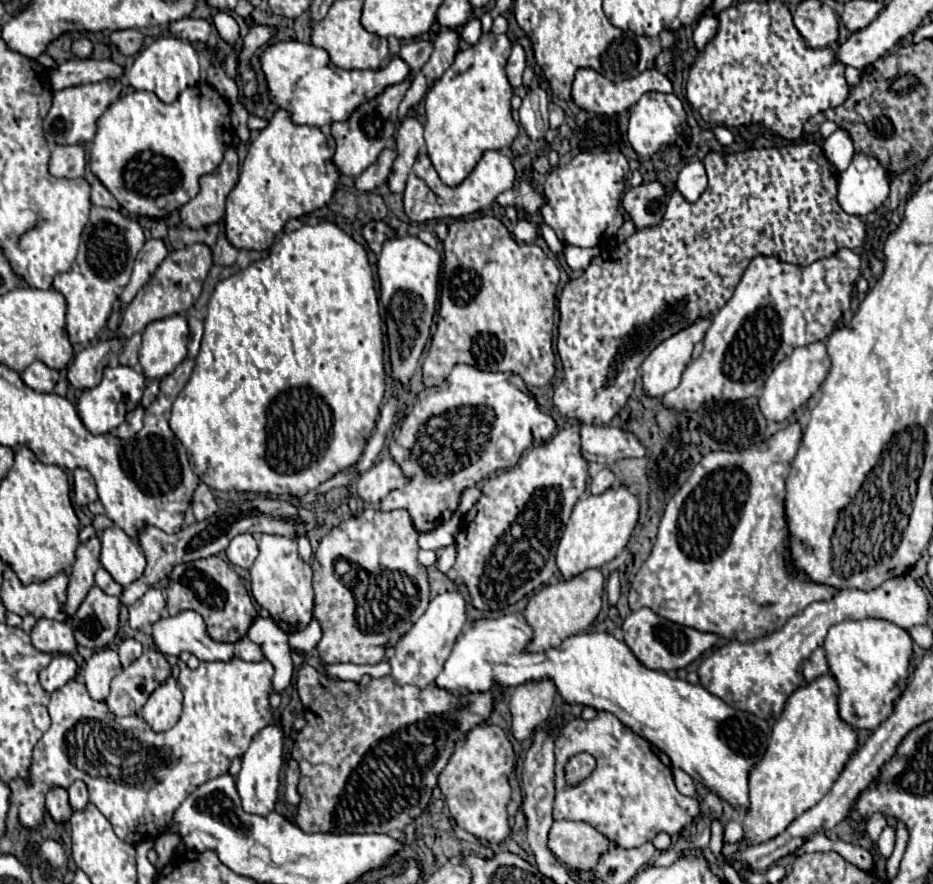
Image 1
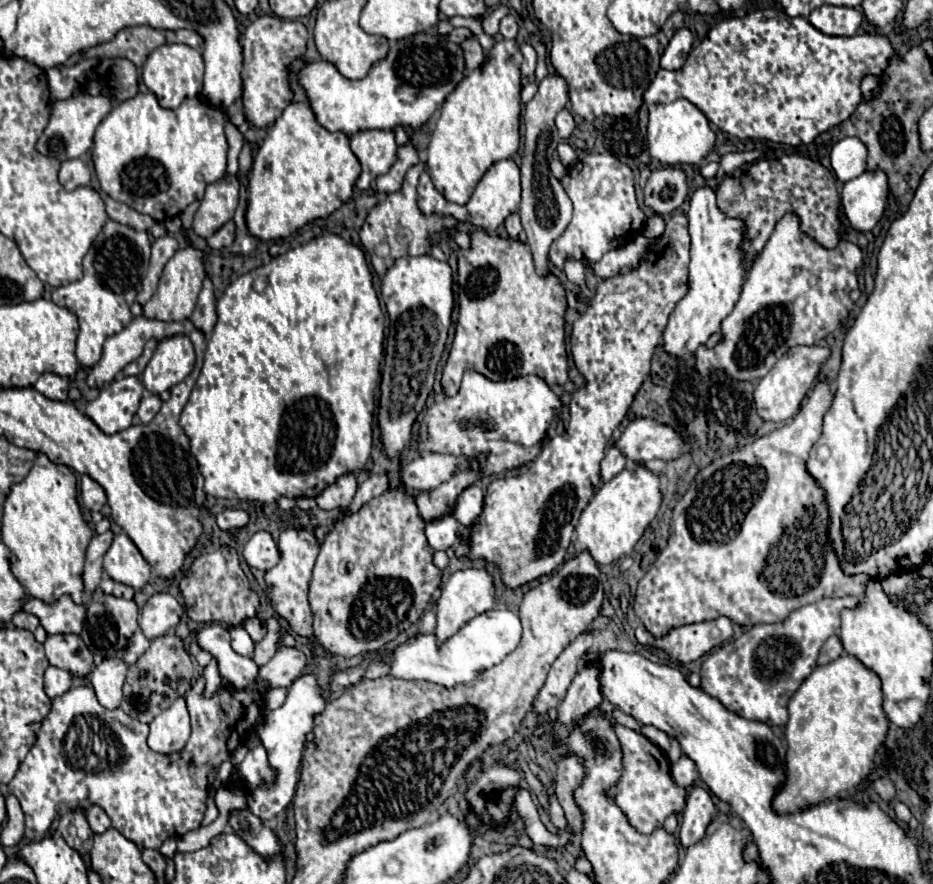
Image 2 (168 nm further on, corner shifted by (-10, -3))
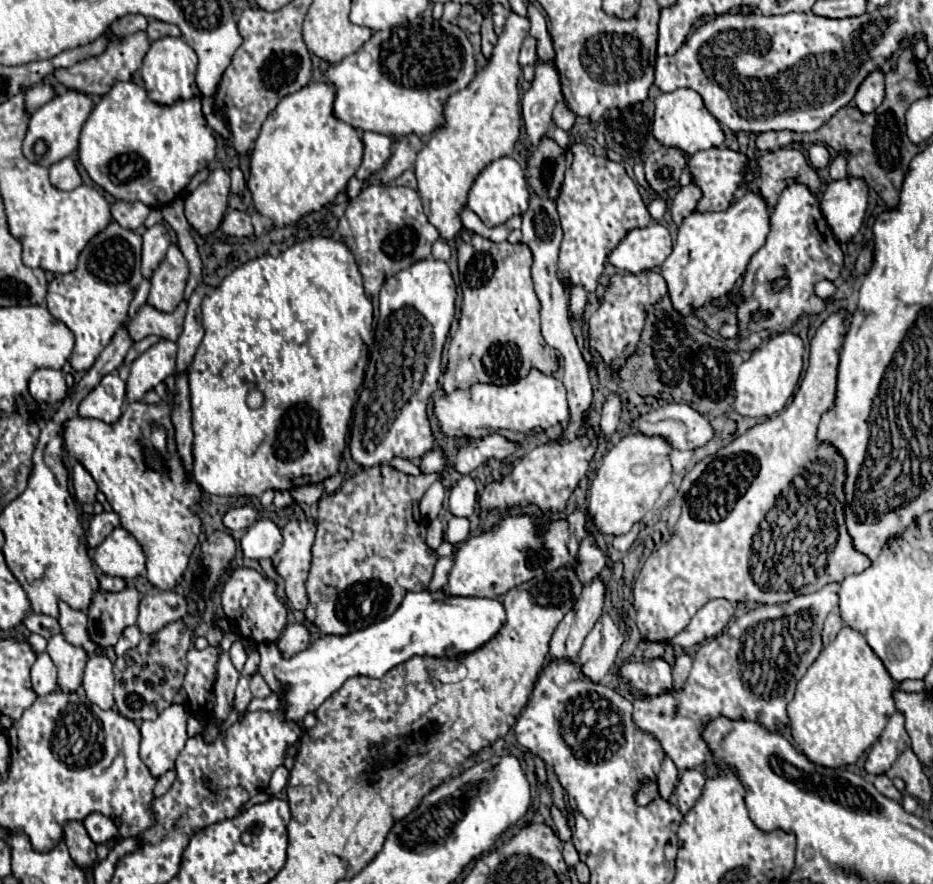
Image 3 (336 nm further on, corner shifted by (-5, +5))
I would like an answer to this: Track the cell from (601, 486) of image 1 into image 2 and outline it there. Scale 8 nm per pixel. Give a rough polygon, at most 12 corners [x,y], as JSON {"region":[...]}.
{"region":[[608,446],[602,460],[602,480],[610,482],[626,468],[618,448]]}

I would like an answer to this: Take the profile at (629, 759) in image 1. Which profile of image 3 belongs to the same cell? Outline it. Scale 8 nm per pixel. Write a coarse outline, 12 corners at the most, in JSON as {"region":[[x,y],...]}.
{"region":[[643,782],[637,792],[639,804],[649,804],[657,796],[655,782]]}

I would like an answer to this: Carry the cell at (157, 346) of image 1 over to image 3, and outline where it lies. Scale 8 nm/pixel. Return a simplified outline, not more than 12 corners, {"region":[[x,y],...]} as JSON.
{"region":[[161,340],[143,352],[127,378],[139,402],[175,374],[177,344]]}

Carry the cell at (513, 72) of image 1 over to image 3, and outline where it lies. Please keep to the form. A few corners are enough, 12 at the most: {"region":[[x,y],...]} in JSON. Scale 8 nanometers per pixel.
{"region":[[525,38],[519,62],[537,64],[537,40]]}

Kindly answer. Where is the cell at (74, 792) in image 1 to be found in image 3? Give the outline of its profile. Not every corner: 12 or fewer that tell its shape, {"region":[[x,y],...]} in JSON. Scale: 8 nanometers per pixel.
{"region":[[97,812],[83,820],[95,844],[117,834],[113,820]]}

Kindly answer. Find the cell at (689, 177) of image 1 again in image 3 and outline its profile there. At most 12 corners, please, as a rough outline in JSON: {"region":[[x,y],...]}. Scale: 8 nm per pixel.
{"region":[[747,190],[693,212],[661,266],[675,310],[733,290],[765,244],[769,206]]}

